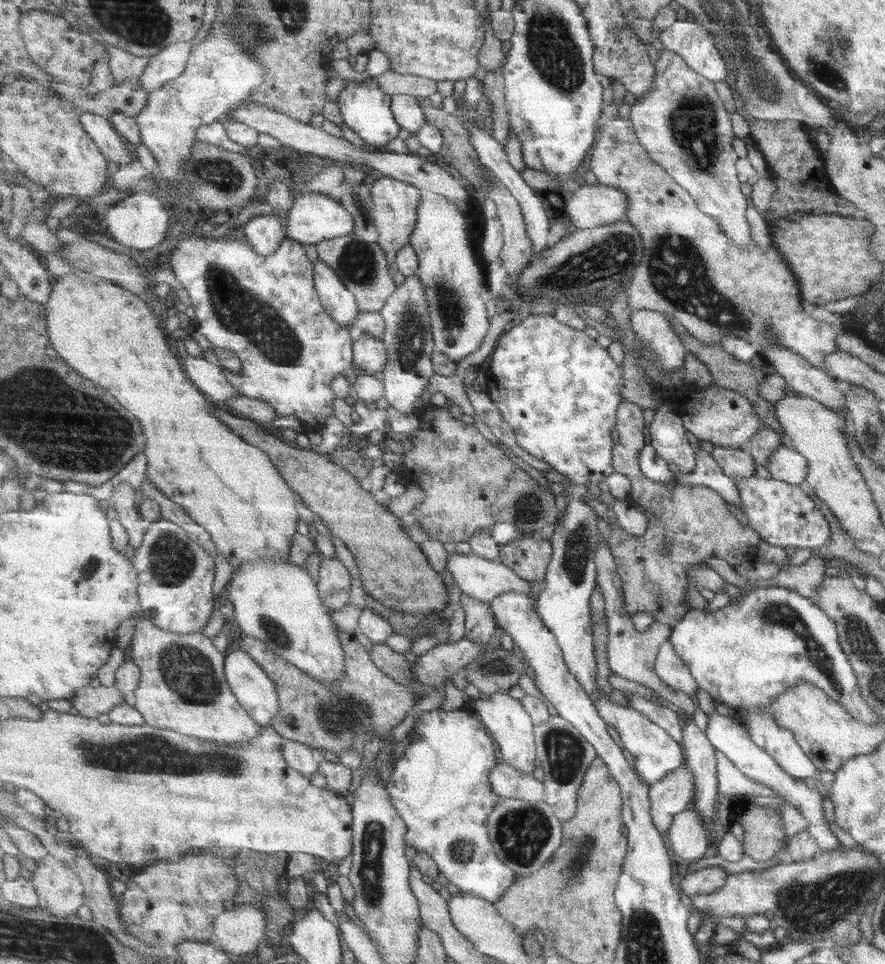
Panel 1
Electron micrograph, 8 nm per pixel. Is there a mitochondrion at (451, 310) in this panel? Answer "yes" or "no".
yes

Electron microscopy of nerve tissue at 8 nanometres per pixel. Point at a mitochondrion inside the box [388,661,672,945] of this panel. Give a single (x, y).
(523, 832)

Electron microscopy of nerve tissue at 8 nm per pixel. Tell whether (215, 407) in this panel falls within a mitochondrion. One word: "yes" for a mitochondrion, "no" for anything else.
no

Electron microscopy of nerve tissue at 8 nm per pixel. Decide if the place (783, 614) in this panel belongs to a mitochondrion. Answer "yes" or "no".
yes

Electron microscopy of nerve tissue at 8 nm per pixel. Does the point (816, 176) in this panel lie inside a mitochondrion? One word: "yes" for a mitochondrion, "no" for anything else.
no

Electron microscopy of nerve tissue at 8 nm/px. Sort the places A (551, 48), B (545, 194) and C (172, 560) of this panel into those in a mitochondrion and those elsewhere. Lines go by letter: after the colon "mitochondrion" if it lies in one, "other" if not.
A: mitochondrion
B: other
C: mitochondrion

